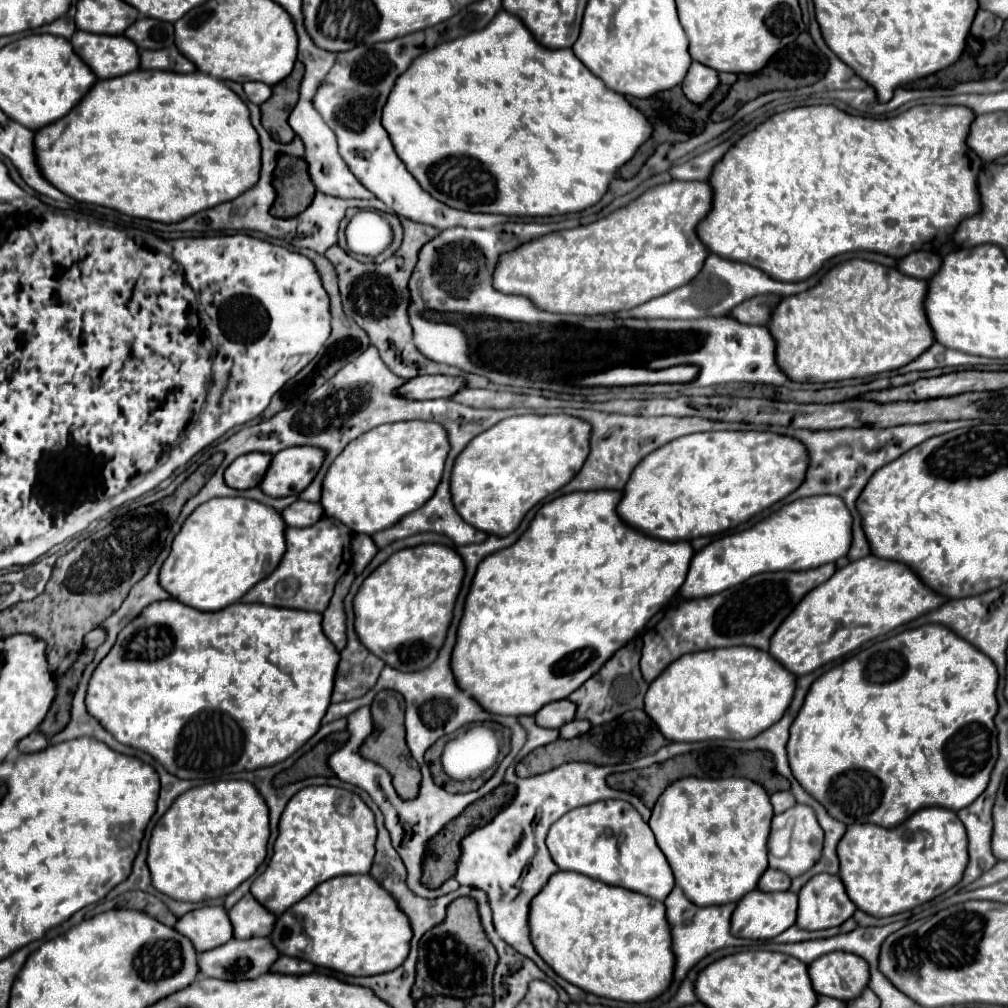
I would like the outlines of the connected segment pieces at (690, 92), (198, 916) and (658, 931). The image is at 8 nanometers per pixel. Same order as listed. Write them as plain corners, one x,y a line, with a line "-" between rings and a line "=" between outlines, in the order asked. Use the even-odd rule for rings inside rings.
694,62
682,82
682,90
684,90
684,96
690,100
690,102
706,102
714,90
718,88
720,84
720,78
718,78
718,72
700,64
700,62
=
202,906
184,914
178,920
176,930
190,938
198,952
218,948
232,938
232,924
222,906
=
558,872
532,900
530,936
536,952
560,978
602,998
632,1004
650,1002
658,998
672,982
676,958
672,952
672,934
666,920
664,902
626,888
608,886
578,872

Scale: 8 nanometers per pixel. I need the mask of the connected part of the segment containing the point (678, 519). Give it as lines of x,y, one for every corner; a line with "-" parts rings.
774,432
688,434
648,454
632,472
618,514
632,528
660,540
692,540
720,534
794,492
806,478
810,458
800,440

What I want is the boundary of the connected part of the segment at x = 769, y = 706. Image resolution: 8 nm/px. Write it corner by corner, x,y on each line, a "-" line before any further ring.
734,646
720,648
708,652
686,654
672,662
660,678
656,678
644,698
646,714
656,722
660,732
674,742
696,742
696,740
712,740
712,738
732,738
732,740
748,740
756,734
768,730
768,726
776,724
784,710
792,702
792,694
796,690
796,676
786,670
776,658
772,658
764,650

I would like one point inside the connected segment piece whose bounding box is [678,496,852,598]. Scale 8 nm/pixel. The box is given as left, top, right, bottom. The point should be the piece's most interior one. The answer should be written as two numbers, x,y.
810,532

